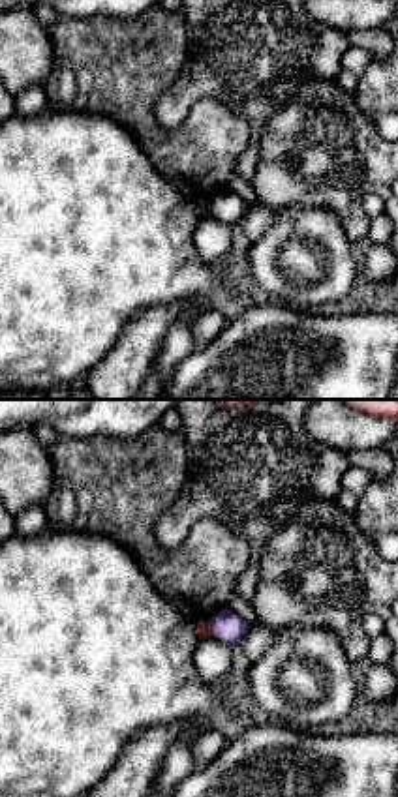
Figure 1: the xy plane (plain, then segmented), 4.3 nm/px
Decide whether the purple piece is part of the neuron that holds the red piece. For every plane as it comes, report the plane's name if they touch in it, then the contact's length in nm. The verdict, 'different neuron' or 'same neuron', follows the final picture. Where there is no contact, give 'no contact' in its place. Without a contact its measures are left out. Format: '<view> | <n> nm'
xy | 60 nm

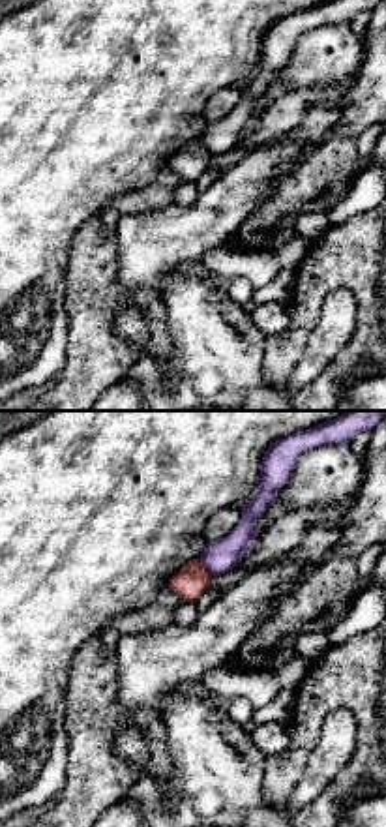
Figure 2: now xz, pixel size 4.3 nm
xz | 100 nm

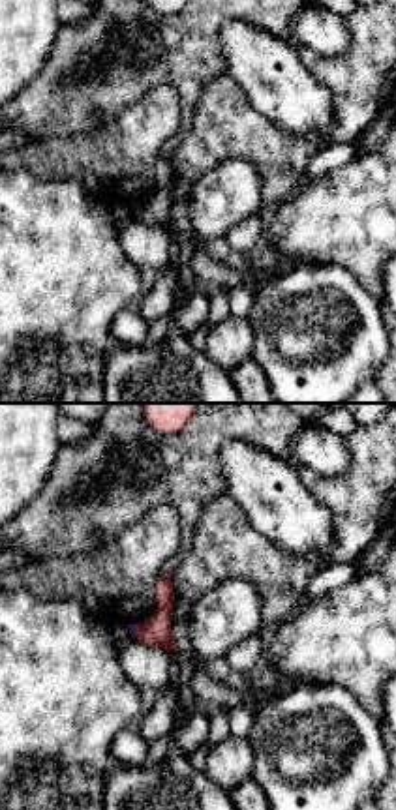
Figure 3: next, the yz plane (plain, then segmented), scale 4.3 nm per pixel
yz | 60 nm

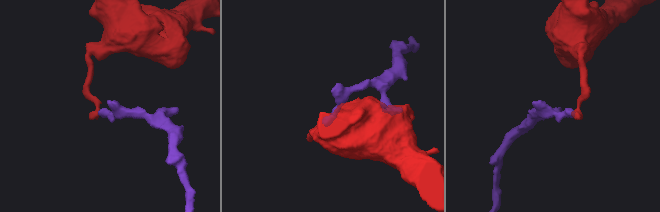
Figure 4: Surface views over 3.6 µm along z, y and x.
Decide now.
different neuron

